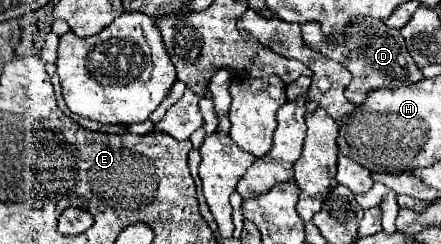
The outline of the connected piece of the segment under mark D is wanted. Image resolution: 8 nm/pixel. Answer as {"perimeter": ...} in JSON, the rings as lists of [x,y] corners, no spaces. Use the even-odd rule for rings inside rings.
{"perimeter":[[[371,19],[357,21],[355,25],[351,25],[351,29],[347,29],[347,37],[341,37],[341,41],[337,41],[337,39],[331,41],[327,35],[323,35],[321,25],[305,23],[303,25],[303,41],[311,49],[333,57],[335,61],[339,61],[341,65],[345,65],[351,71],[353,81],[345,89],[345,97],[353,105],[363,105],[369,91],[413,85],[423,79],[423,73],[411,59],[401,33],[395,29],[389,29],[383,21],[371,21]],[[359,59],[363,59],[363,61],[359,61]]]}

